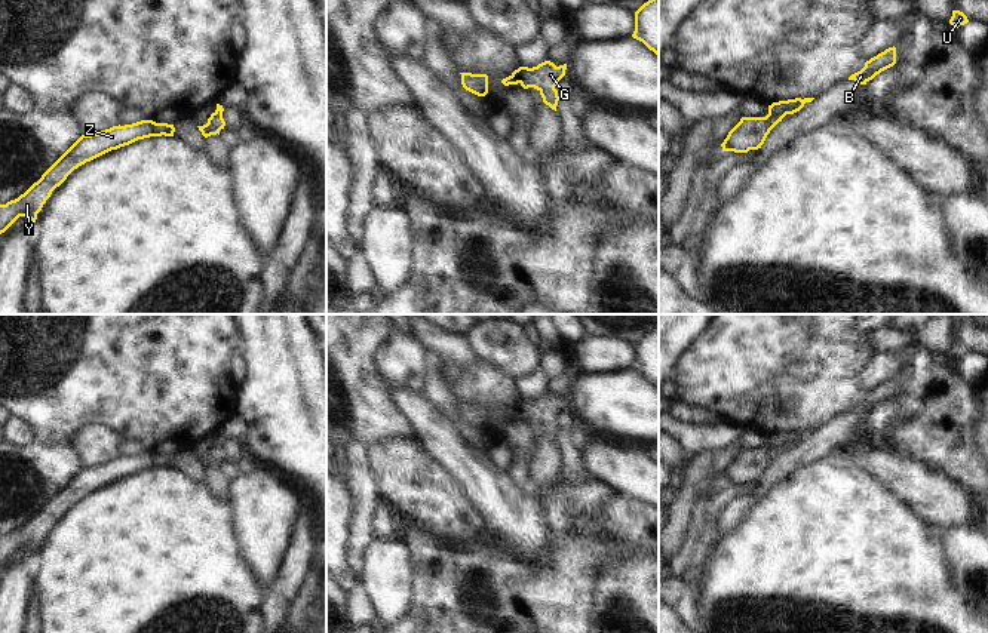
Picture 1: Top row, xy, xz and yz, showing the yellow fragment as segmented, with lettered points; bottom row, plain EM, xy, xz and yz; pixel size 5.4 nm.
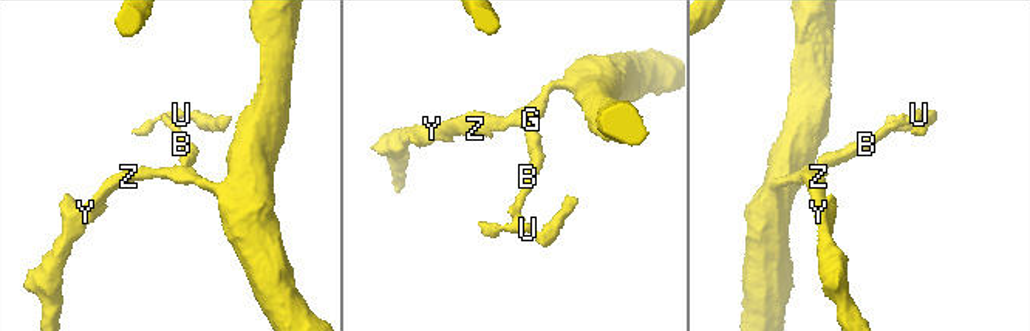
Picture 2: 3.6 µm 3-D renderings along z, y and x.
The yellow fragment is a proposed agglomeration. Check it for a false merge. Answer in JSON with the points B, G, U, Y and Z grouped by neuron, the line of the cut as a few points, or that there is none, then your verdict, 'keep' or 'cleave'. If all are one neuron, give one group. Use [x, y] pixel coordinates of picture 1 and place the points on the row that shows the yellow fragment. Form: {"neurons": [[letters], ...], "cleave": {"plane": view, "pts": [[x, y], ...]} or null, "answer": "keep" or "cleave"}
{"neurons": [["B", "G", "U", "Y", "Z"]], "cleave": null, "answer": "keep"}

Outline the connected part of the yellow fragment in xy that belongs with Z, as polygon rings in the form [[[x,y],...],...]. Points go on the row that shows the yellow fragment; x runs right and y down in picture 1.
[[[141,120],[132,125],[113,126],[98,133],[82,135],[43,175],[18,199],[0,205],[0,234],[19,216],[36,222],[52,191],[79,166],[111,150],[150,136],[174,136],[175,127],[168,123]]]

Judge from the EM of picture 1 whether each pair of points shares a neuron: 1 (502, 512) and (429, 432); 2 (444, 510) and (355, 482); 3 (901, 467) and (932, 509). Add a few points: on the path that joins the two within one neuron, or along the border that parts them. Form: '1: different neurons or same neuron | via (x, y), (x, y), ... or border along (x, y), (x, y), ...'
1: same neuron | via (490, 491), (450, 451)
2: different neurons | border along (367, 454), (376, 495), (380, 500)
3: same neuron | via (908, 478), (929, 498)

